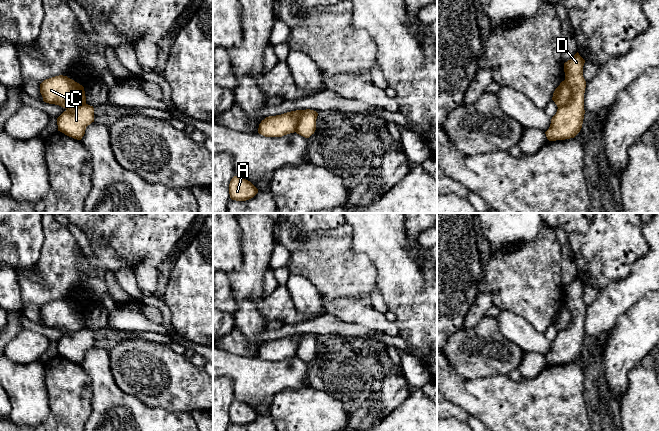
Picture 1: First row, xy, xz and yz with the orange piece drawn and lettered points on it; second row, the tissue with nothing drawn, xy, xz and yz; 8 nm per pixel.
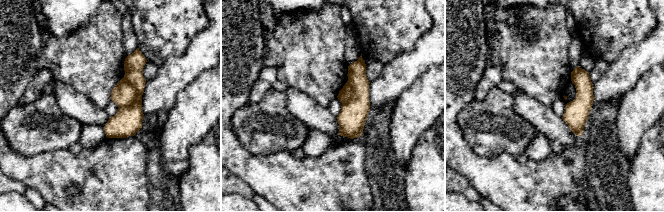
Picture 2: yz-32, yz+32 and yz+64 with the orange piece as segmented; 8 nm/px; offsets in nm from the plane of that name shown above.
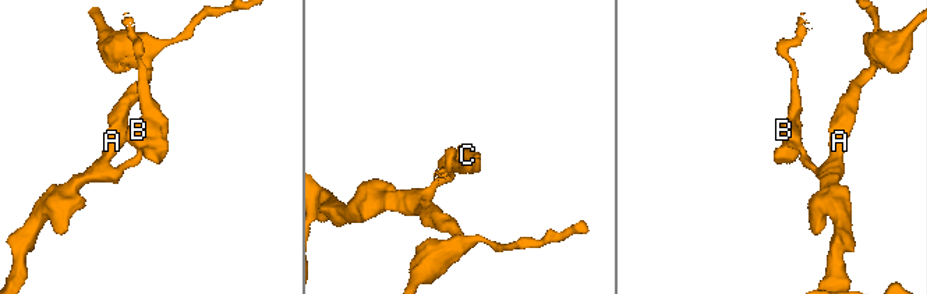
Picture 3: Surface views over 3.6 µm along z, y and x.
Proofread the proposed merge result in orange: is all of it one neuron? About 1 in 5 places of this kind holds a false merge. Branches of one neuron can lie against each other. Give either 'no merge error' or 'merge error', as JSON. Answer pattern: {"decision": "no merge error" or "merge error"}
{"decision": "no merge error"}

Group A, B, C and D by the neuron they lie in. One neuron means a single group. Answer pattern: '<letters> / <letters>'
A B C D

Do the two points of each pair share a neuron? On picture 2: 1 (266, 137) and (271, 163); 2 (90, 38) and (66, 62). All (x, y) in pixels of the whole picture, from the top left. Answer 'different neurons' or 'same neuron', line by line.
1: different neurons
2: same neuron

